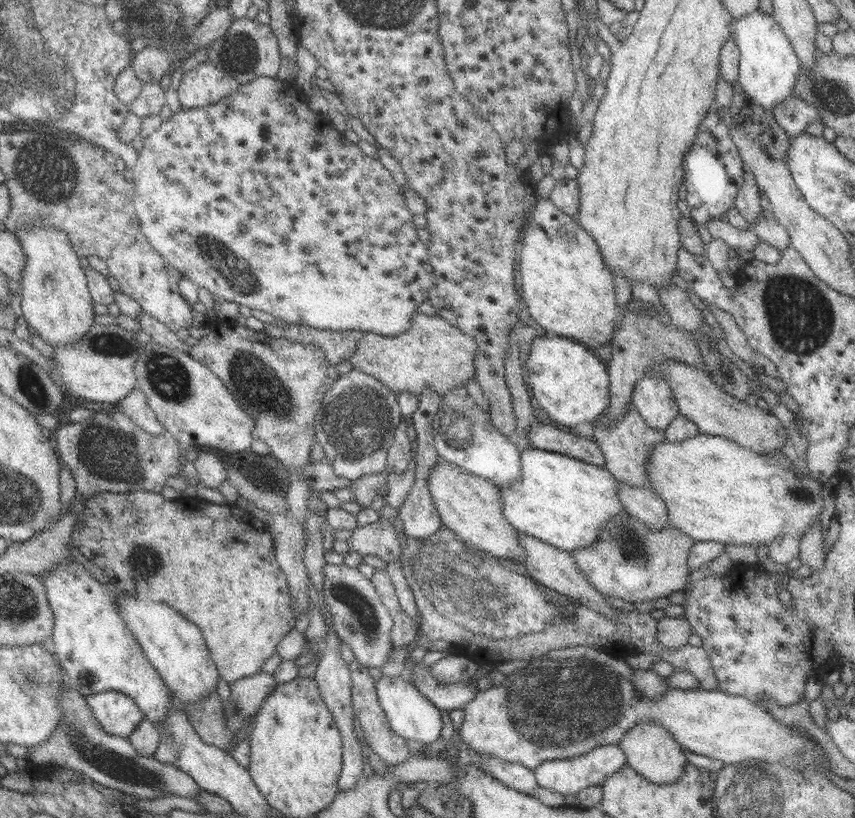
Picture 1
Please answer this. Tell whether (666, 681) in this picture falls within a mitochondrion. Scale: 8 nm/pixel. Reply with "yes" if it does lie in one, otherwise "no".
no

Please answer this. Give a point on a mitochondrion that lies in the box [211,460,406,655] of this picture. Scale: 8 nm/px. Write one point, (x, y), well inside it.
(345, 598)

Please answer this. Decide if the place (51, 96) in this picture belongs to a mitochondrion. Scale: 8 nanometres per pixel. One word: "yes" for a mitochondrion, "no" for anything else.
yes

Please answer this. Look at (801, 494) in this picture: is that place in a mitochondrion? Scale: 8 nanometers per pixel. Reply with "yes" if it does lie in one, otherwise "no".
no

